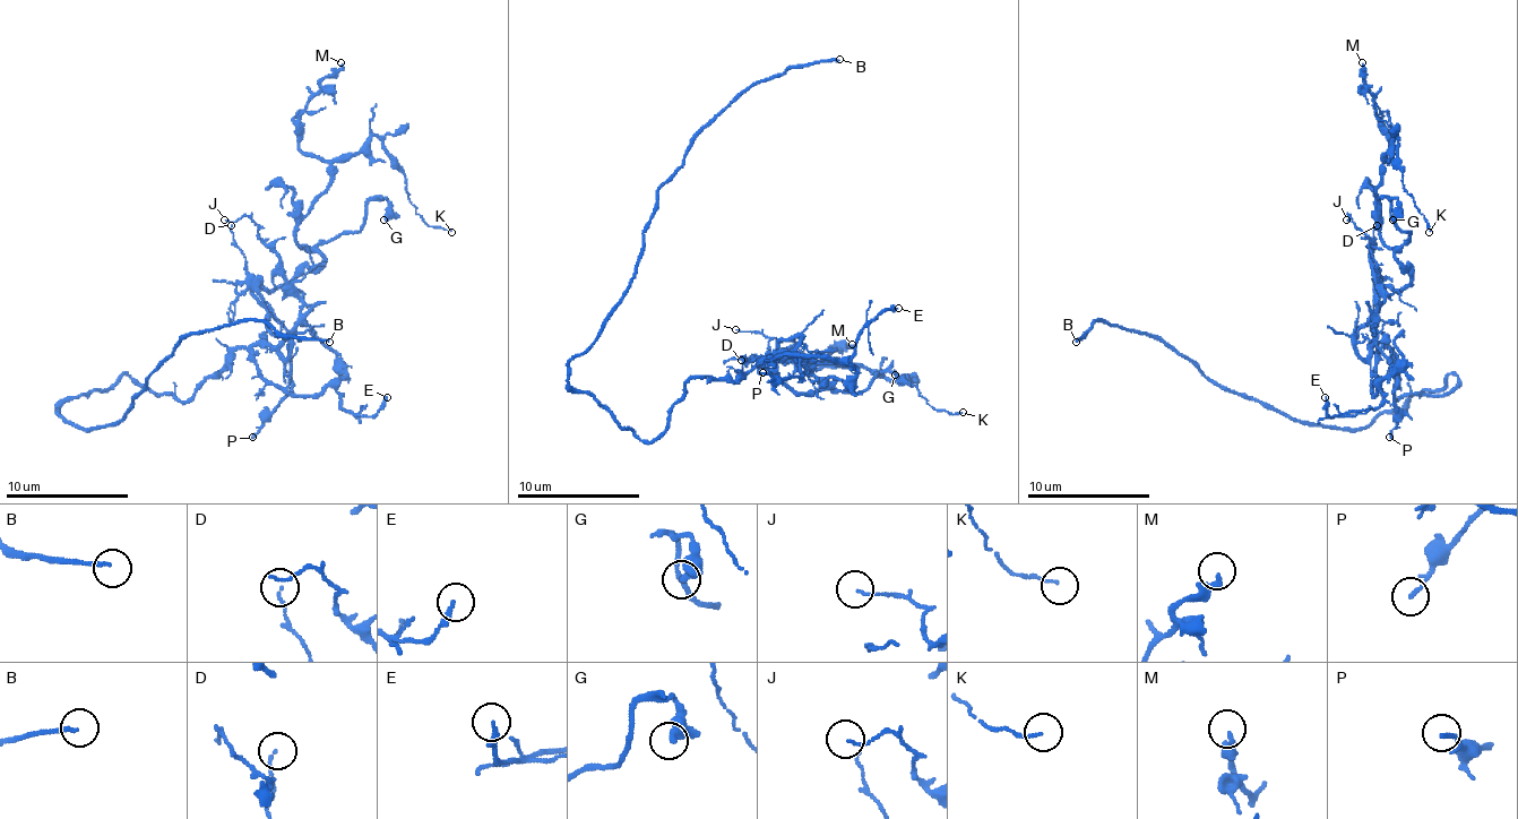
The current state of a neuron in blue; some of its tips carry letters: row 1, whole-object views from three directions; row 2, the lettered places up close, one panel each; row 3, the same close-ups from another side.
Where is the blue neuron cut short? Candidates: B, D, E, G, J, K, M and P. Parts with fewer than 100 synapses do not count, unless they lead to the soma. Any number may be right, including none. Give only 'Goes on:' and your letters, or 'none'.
Goes on: B

